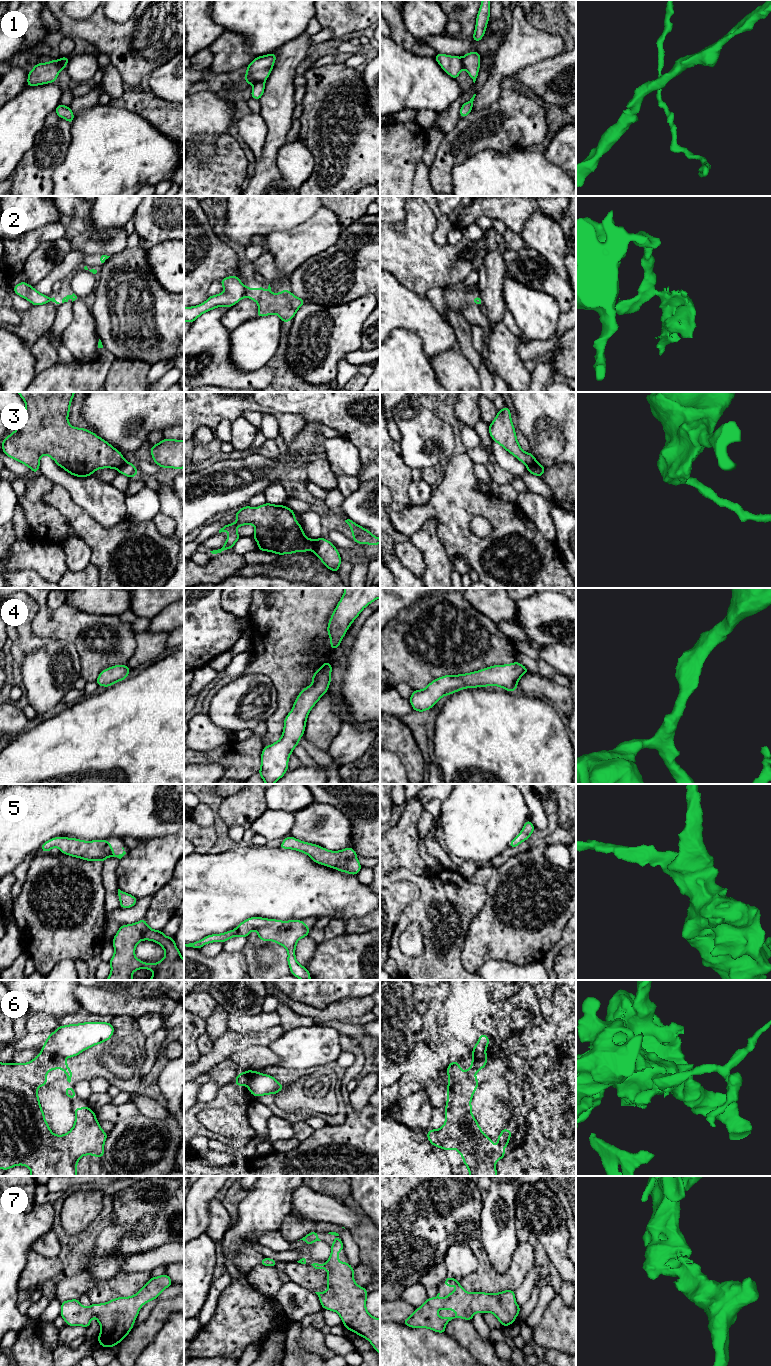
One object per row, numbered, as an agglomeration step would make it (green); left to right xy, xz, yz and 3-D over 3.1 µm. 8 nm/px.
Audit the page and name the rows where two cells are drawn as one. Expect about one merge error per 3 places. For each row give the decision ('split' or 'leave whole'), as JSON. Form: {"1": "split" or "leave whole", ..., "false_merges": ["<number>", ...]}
{"1": "split", "2": "split", "3": "split", "4": "leave whole", "5": "leave whole", "6": "split", "7": "leave whole", "false_merges": ["1", "2", "3", "6"]}

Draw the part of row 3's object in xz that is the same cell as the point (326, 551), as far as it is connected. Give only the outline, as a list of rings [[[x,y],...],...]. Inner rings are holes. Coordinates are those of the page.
[[[318,538],[314,553],[328,569],[338,572],[342,559],[334,544],[329,540]]]

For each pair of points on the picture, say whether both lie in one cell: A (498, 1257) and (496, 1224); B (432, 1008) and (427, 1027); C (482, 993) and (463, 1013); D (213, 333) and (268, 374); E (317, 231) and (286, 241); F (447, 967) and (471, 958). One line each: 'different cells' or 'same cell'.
A: same cell
B: same cell
C: same cell
D: same cell
E: same cell
F: different cells

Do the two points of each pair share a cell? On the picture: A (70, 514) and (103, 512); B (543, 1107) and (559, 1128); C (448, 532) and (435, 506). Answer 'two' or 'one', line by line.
A: two
B: one
C: one

